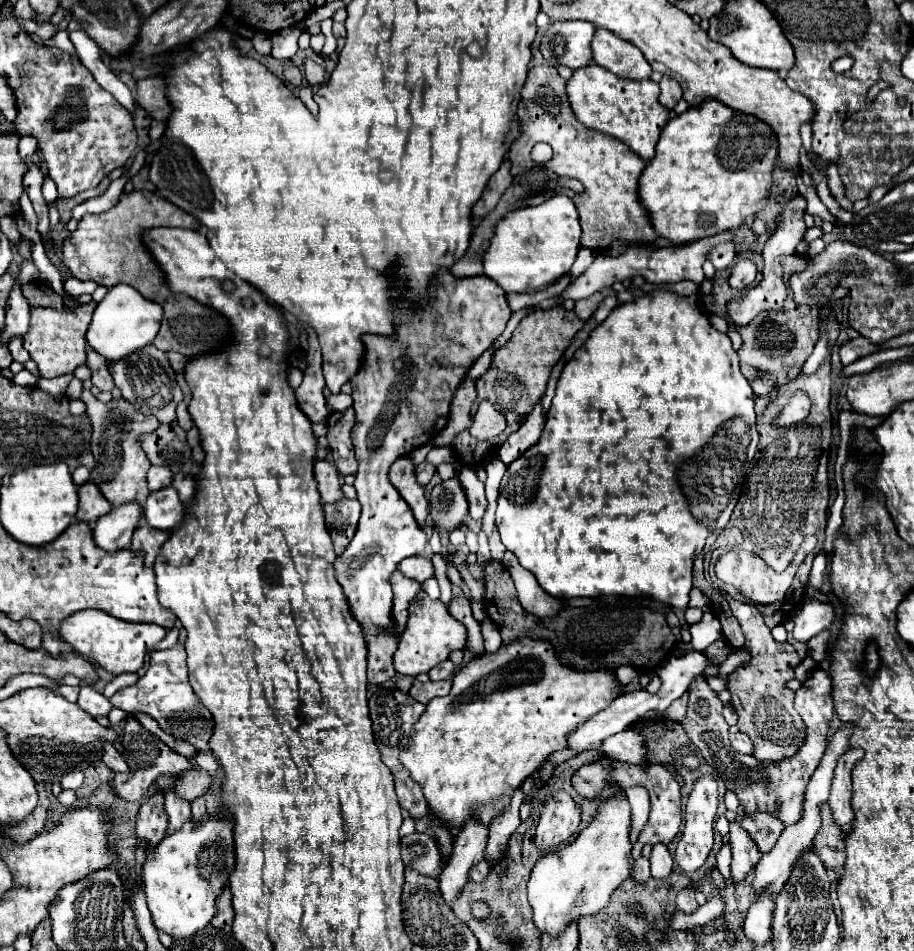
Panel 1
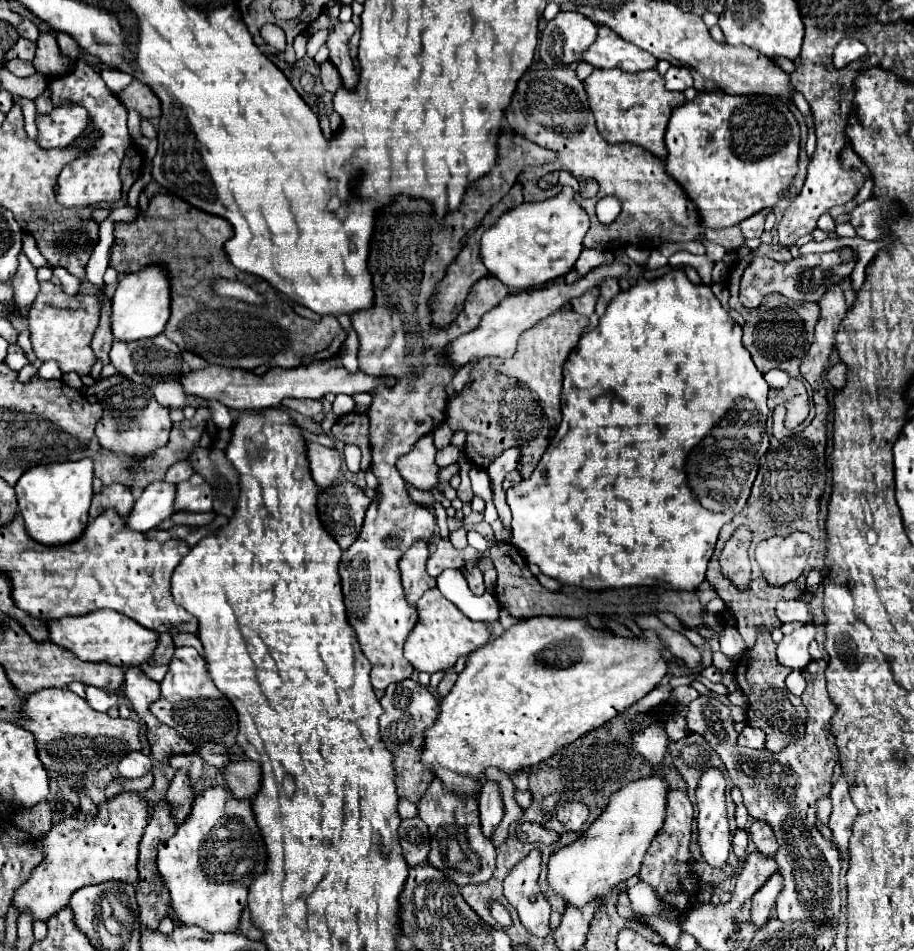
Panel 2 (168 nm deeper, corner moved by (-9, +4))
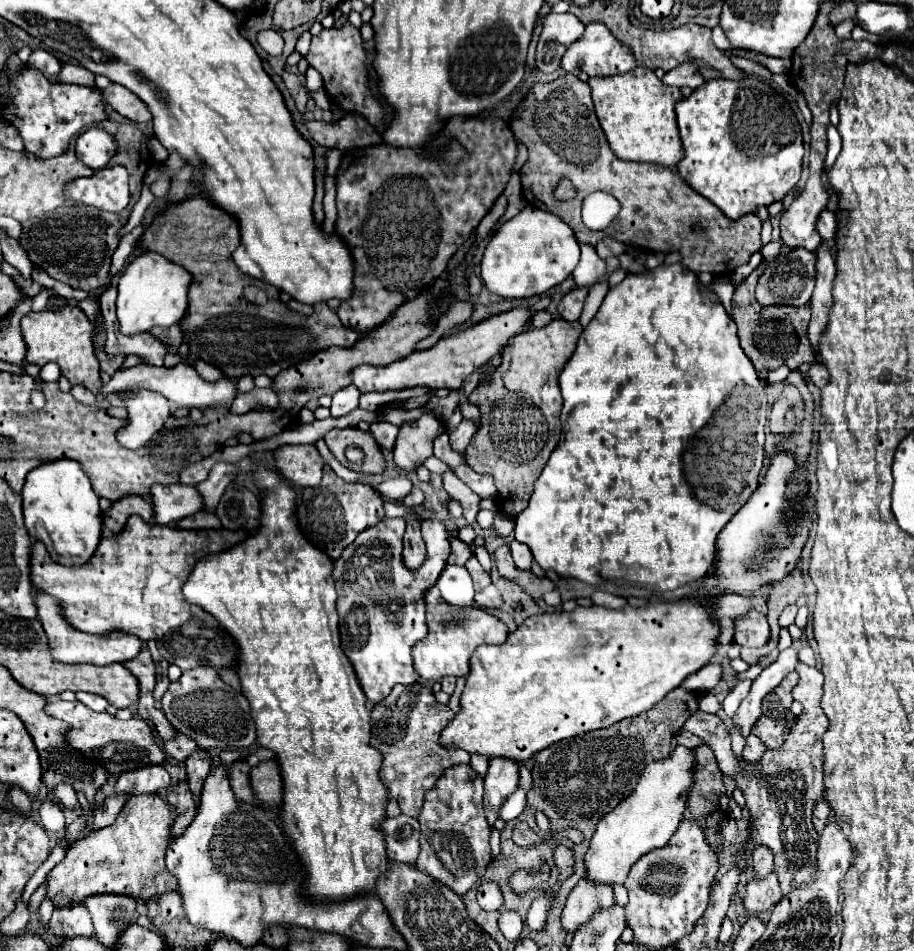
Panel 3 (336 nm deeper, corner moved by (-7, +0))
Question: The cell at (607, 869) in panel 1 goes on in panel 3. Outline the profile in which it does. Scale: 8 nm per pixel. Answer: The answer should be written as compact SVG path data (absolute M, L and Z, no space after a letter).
M677 746L669 758L647 764L637 790L619 802L597 824L589 850L583 856L585 880L593 884L623 884L631 866L655 848L663 848L673 836L685 810L687 792L691 790L691 768L695 758L685 746Z

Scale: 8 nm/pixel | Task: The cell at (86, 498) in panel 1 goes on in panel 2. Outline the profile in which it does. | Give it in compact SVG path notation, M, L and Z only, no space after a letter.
M111 484L111 486L105 486L101 494L93 496L89 516L97 518L101 512L105 512L109 508L117 510L119 516L129 516L129 512L133 510L133 504L135 504L135 498L133 498L131 488L127 488L123 484Z

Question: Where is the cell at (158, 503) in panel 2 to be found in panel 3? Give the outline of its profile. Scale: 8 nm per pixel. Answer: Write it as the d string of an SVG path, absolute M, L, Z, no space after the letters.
M153 484L151 504L153 504L153 524L171 524L181 520L183 516L199 512L203 500L195 486Z

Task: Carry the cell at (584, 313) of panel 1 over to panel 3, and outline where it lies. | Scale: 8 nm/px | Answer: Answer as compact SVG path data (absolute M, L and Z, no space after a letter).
M575 288L569 294L565 294L563 300L559 302L559 314L561 314L561 318L565 318L569 322L579 320L587 294L589 294L587 288Z

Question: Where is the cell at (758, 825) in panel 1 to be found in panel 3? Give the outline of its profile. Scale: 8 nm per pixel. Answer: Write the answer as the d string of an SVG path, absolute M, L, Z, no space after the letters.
M755 846L753 850L753 866L757 876L767 876L773 872L773 854L767 846Z

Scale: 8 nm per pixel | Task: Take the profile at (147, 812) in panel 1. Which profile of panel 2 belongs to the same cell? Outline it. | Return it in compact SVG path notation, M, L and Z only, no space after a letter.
M179 770L167 790L167 800L173 804L173 816L177 826L187 820L193 806L193 798L195 798L195 790L189 784L189 776L185 770Z

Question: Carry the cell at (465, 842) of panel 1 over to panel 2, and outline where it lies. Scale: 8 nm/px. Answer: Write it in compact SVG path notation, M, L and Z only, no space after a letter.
M487 780L479 794L479 812L481 812L481 828L485 836L491 836L491 832L497 828L497 824L503 820L503 798L499 792L499 784Z

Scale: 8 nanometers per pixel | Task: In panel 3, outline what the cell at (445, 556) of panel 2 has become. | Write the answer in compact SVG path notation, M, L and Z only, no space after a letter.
M449 532L449 542L451 542L451 556L449 556L447 562L449 564L464 566L467 560L473 556L470 546L463 544L463 541L455 538L451 532Z

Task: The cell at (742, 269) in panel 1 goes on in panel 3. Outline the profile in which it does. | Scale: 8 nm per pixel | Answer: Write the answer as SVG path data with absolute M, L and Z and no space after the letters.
M785 248L785 252L763 272L757 284L757 302L763 306L805 306L815 288L817 254L805 248Z

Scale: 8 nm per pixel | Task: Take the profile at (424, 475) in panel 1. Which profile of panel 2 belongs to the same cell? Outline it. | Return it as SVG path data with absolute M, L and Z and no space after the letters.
M449 444L447 448L443 448L443 450L437 452L435 462L437 462L439 468L445 468L445 466L449 466L449 464L455 464L455 462L459 460L459 456L461 456L461 450L455 448L453 444Z

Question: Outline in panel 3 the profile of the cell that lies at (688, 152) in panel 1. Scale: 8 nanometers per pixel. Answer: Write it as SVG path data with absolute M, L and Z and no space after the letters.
M747 76L741 82L723 78L707 80L689 98L677 102L675 112L685 152L677 164L677 172L695 192L713 202L729 220L739 220L745 214L753 214L761 206L783 200L799 182L803 164L801 126L787 98L771 88L769 82L757 76Z

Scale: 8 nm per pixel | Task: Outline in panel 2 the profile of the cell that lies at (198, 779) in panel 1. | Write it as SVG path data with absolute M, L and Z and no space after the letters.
M253 760L231 762L223 770L223 778L225 778L225 784L233 792L235 798L253 798L259 792L261 766Z

